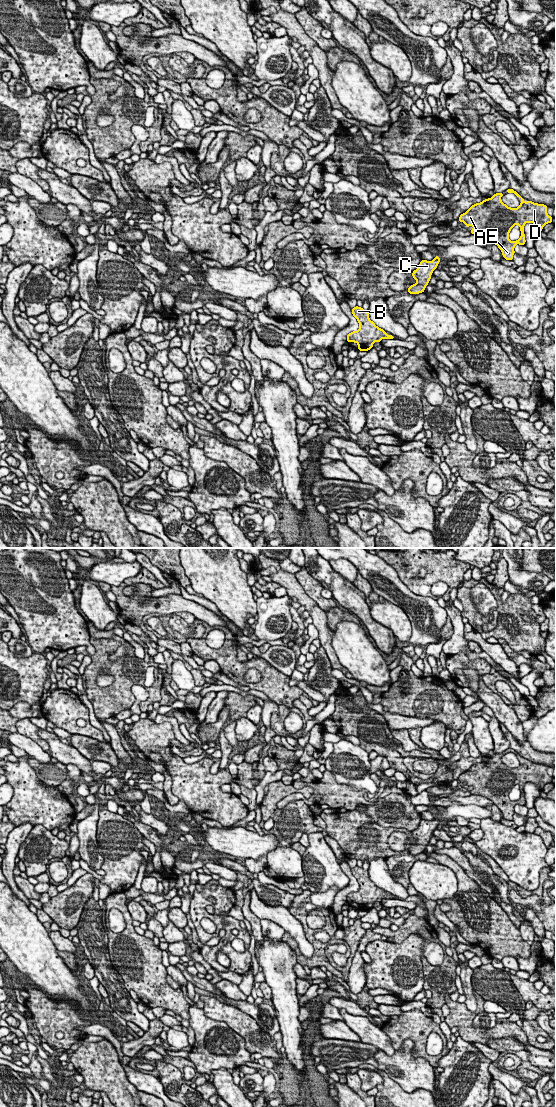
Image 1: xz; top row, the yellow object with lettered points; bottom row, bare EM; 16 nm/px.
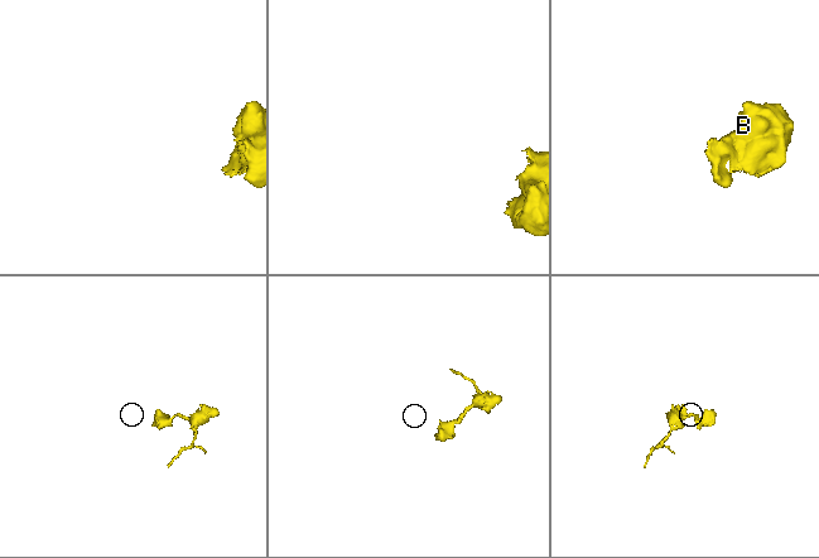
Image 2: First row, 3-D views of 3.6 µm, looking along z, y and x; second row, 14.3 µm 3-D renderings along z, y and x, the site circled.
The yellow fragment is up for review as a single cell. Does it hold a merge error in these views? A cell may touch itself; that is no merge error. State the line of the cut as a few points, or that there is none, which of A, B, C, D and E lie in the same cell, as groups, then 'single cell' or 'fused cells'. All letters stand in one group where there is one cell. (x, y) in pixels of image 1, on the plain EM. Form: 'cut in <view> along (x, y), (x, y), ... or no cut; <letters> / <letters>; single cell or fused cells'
no cut; A B C D E; single cell

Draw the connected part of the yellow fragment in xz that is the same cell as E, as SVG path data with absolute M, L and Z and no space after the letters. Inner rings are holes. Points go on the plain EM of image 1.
M511 748L507 749L506 752L514 753L521 759L521 763L517 768L508 767L502 762L501 757L504 755L504 753L496 753L491 758L472 765L465 773L459 776L459 782L463 782L466 787L472 786L473 789L470 791L471 794L481 795L490 799L501 810L504 819L513 820L515 806L517 804L525 805L526 803L524 794L525 784L533 783L542 791L546 784L552 783L553 777L549 776L547 773L548 766L534 763L530 760L525 762L523 757ZM515 785L520 787L521 796L518 800L511 801L509 799L509 793Z

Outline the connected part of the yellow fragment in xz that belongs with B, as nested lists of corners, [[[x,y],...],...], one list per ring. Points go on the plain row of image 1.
[[[355,866],[351,871],[359,883],[359,890],[350,892],[346,899],[347,903],[357,903],[359,911],[370,910],[375,902],[381,902],[382,899],[395,899],[370,880],[368,870]]]

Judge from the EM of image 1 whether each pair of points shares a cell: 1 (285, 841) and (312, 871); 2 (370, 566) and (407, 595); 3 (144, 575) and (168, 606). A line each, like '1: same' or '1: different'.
1: different
2: same
3: different

